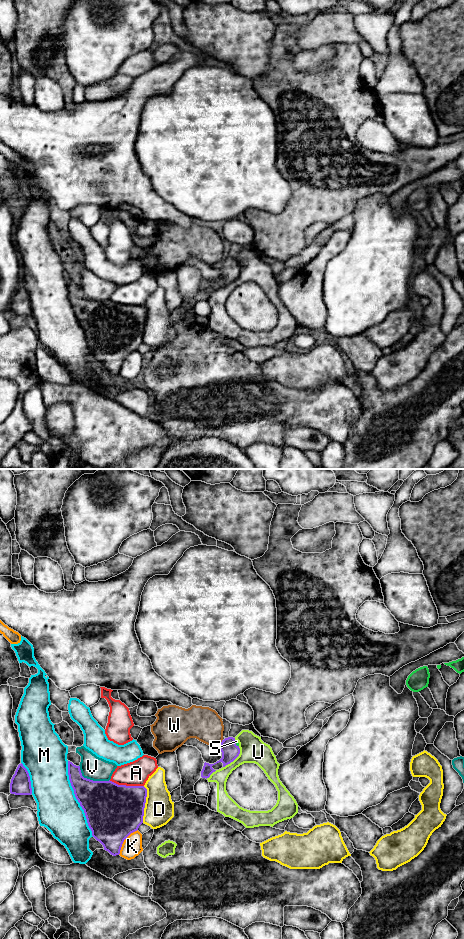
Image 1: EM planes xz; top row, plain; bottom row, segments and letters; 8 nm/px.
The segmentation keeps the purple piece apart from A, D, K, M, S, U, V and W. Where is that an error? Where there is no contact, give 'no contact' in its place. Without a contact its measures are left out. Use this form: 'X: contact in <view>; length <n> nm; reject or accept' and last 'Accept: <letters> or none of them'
A: contact in xz; length 280 nm; reject
D: contact in xz; length 300 nm; reject
K: contact in xz; length 260 nm; reject
M: contact in xz; length 650 nm; reject
S: contact in xz; length 70 nm; accept
U: contact in xz; length 220 nm; reject
V: contact in xz; length 280 nm; reject
W: contact in xz; length 40 nm; reject
Accept: S

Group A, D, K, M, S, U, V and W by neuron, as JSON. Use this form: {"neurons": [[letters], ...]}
{"neurons": [["A"], ["D"], ["K"], ["M"], ["S"], ["U"], ["V"], ["W"]]}

